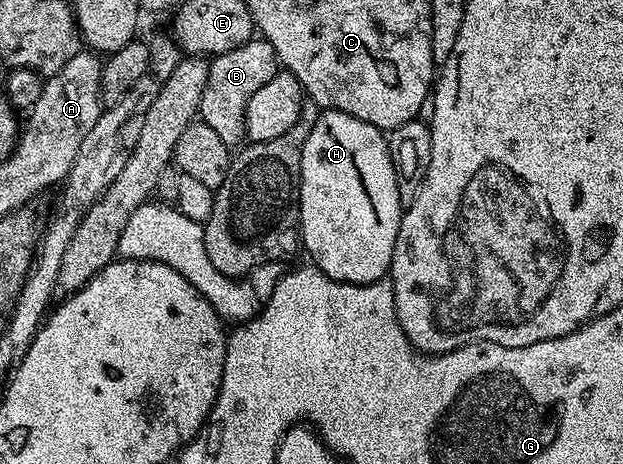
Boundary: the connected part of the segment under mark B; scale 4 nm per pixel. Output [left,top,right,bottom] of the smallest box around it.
[199,38,281,146]

